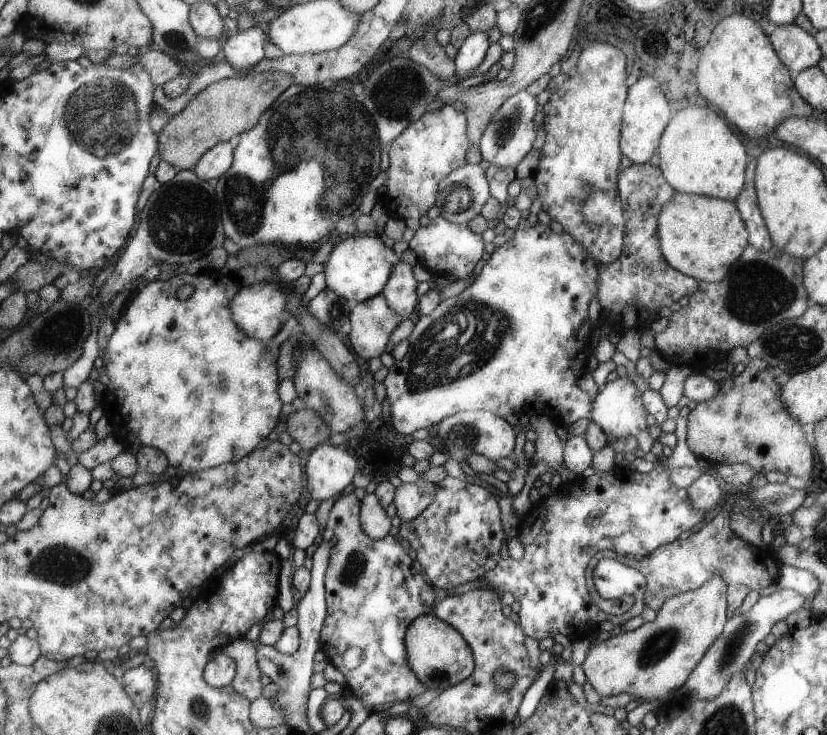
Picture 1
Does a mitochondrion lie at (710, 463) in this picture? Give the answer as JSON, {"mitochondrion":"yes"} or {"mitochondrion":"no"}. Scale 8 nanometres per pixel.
{"mitochondrion":"no"}

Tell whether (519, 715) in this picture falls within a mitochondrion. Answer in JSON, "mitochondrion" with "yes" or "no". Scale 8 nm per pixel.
{"mitochondrion":"no"}

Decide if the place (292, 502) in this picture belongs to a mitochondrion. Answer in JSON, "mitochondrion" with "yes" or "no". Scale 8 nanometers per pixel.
{"mitochondrion":"no"}

